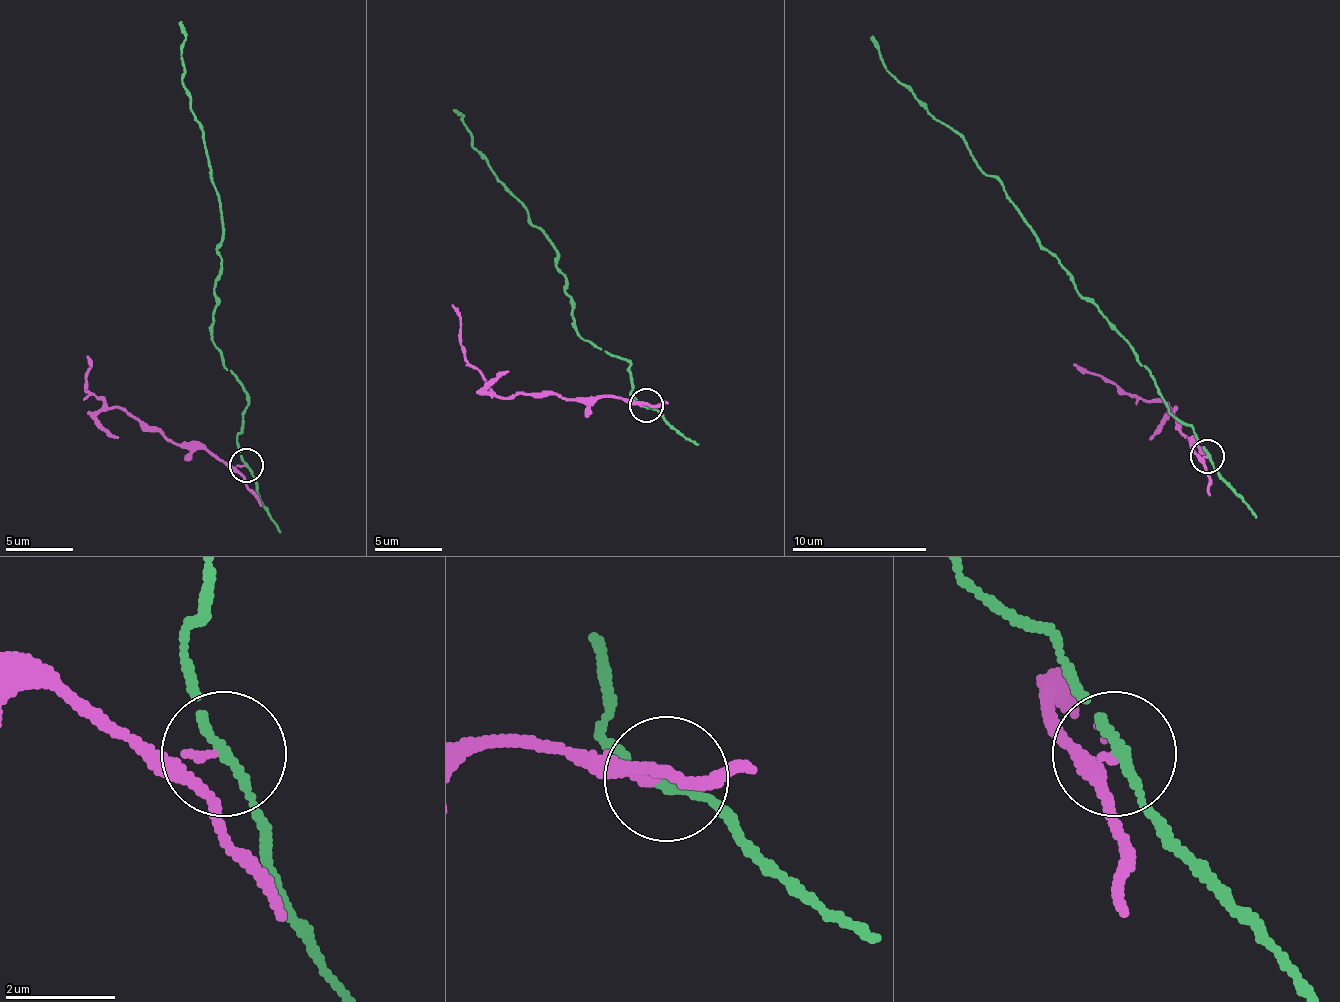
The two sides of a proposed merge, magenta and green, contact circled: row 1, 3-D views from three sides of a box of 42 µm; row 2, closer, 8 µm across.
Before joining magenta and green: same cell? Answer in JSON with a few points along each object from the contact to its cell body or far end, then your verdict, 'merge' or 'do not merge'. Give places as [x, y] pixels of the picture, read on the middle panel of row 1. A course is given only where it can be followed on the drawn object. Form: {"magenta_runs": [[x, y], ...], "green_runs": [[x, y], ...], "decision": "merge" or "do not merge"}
{"magenta_runs": [[644, 404], [601, 398], [522, 396], [501, 399], [465, 356], [461, 313], [453, 303]], "green_runs": [[647, 404], [630, 395], [630, 364], [576, 333], [553, 245], [475, 150], [464, 122], [452, 110]], "decision": "do not merge"}

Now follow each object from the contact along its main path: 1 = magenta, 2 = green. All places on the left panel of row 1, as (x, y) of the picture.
1: (244, 464), (227, 468), (205, 450), (168, 443), (132, 415), (111, 408), (85, 389), (93, 366), (88, 355)
2: (247, 464), (236, 440), (248, 401), (210, 334), (223, 217), (203, 128), (183, 85), (183, 28), (178, 21)

